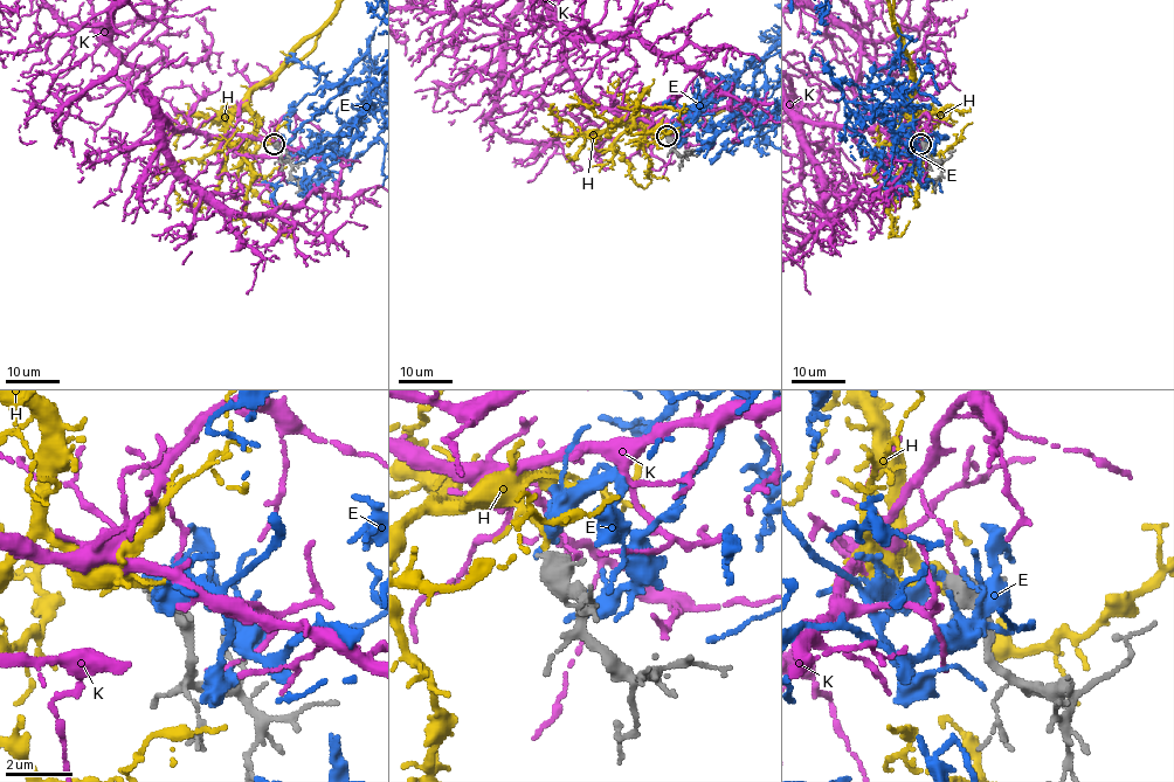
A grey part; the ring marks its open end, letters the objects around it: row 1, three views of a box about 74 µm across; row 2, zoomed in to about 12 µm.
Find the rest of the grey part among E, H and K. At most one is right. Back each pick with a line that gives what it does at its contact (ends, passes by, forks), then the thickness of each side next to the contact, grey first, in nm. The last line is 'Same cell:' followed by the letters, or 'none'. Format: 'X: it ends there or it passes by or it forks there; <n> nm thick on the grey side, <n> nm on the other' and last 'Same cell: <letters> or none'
H: it ends there; 460 nm thick on the grey side, 240 nm on the other
Same cell: H

